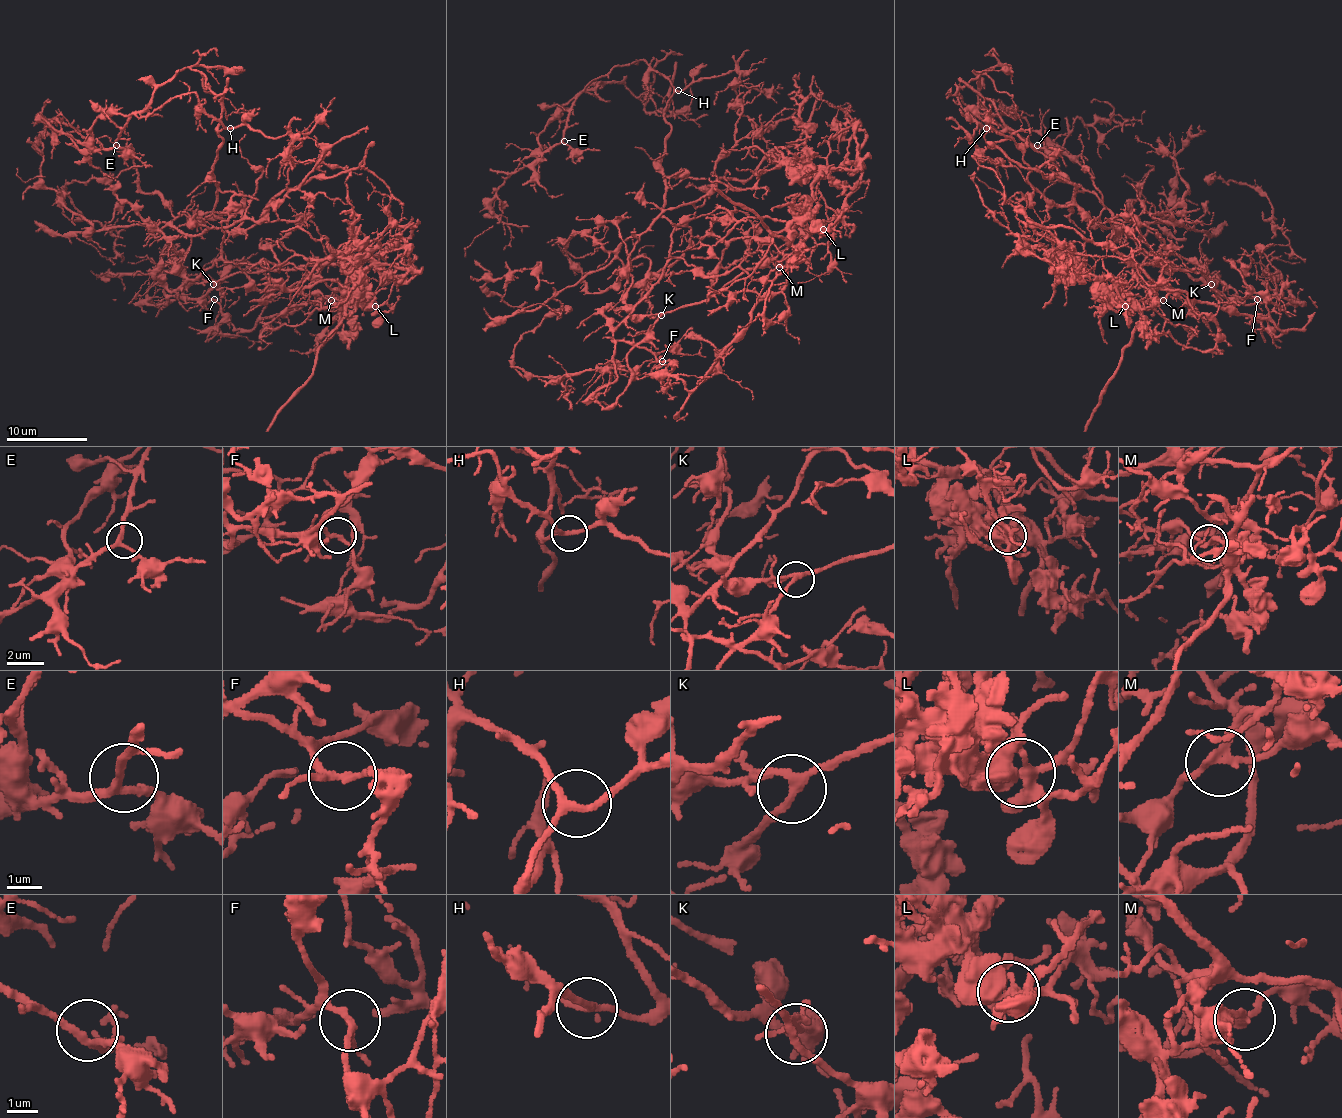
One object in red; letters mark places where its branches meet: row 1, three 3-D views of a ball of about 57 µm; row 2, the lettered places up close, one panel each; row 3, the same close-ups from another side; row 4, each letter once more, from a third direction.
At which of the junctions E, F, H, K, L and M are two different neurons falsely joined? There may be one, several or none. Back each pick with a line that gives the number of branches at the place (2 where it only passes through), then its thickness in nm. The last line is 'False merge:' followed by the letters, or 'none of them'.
F: 3 | 190 nm
L: 4 | 440 nm
M: 3 | 190 nm
False merge: F, L, M

